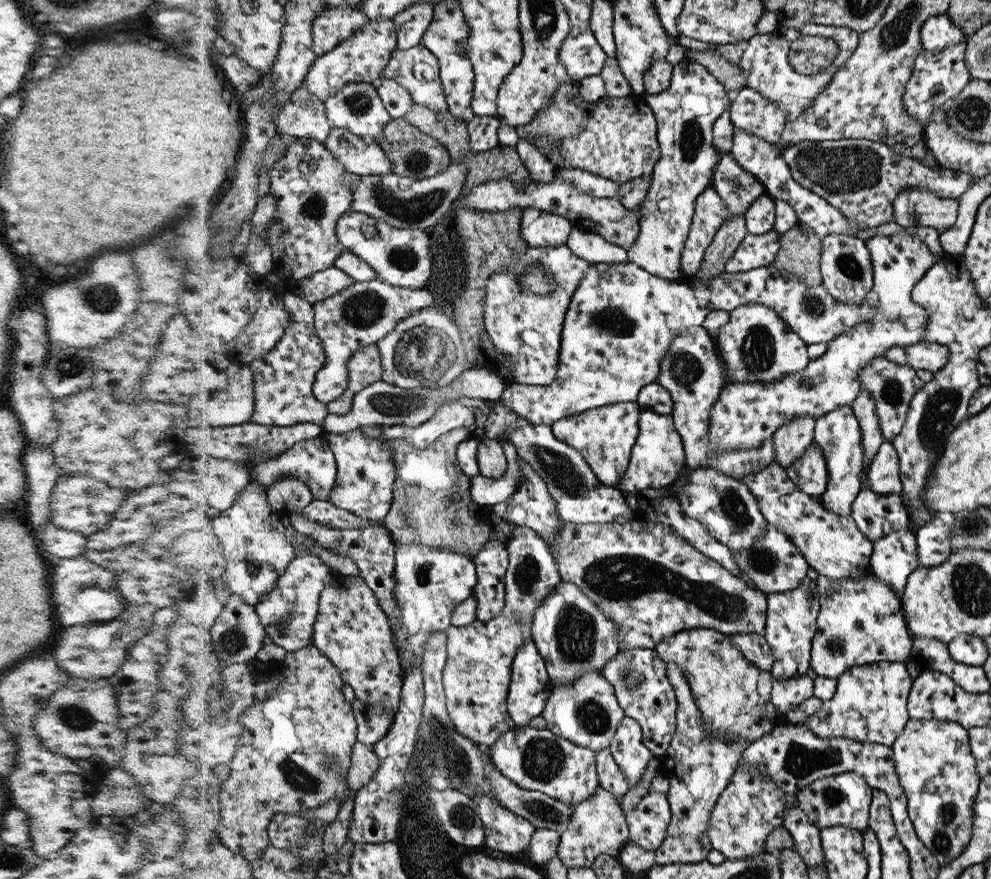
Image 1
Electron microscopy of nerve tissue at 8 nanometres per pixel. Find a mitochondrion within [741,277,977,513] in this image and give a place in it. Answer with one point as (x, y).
(940, 409)

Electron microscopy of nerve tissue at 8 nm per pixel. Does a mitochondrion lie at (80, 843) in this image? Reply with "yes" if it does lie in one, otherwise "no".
no

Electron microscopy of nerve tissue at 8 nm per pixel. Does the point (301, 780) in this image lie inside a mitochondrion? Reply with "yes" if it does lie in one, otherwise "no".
yes

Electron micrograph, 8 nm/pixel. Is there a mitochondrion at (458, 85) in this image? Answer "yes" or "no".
no

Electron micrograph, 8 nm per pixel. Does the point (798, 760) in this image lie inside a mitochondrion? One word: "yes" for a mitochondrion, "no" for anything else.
yes

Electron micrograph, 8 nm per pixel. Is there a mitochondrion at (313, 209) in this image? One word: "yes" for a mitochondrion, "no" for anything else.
yes

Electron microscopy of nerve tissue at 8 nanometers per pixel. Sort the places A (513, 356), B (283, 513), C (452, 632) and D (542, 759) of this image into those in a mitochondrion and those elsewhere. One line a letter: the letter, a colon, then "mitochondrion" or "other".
A: other
B: other
C: other
D: mitochondrion

